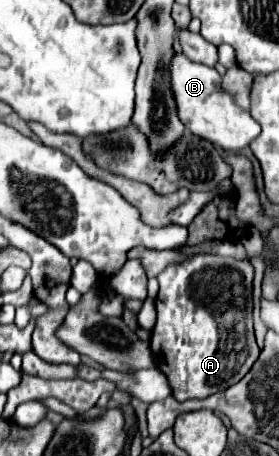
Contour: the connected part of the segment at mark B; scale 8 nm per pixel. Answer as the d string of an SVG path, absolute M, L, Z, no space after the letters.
M176 52L172 60L174 62L170 62L170 86L172 86L178 118L186 126L186 130L218 144L226 152L240 152L242 148L246 148L260 134L260 126L258 122L254 122L250 112L238 108L234 100L226 92L222 92L220 88L222 76L210 66L194 64L180 52Z

